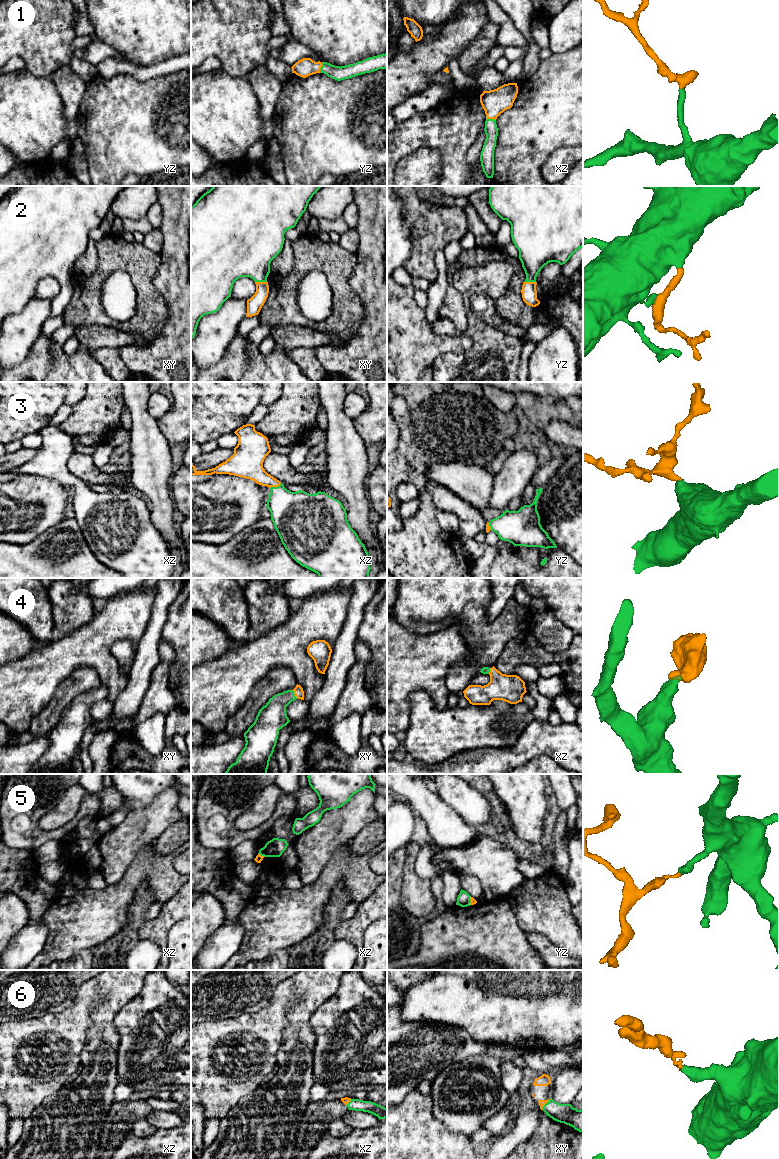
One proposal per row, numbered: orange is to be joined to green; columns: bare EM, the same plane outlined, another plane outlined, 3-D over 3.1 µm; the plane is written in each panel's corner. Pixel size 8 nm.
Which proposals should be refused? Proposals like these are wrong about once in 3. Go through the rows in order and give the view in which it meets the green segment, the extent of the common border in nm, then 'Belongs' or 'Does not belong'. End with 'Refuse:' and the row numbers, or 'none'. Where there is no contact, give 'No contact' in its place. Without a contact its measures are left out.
1: Touches green in yz. Shared border 90 nm. Belongs
2: Touches green in xy. Shared border 100 nm. Belongs
3: Touches green in xz. Shared border 100 nm. Belongs
4: Touches green in xy. Shared border 80 nm. Belongs
5: Touches green in yz. Shared border 70 nm. Belongs
6: Touches green in xy. Shared border 120 nm. Belongs
Refuse: none

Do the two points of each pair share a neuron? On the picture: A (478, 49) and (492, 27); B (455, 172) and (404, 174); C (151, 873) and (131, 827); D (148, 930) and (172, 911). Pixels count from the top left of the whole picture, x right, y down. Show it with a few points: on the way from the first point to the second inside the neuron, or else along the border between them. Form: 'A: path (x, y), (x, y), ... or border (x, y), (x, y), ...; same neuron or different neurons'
A: path (482, 44), (487, 39), (489, 32); same neuron
B: border (436, 150), (440, 155), (441, 175); different neurons
C: border (152, 842), (144, 845), (139, 850), (127, 869); different neurons
D: path (154, 929), (166, 917); same neuron

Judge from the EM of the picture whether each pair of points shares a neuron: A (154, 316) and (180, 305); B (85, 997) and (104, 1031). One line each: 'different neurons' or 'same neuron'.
A: different neurons
B: different neurons

